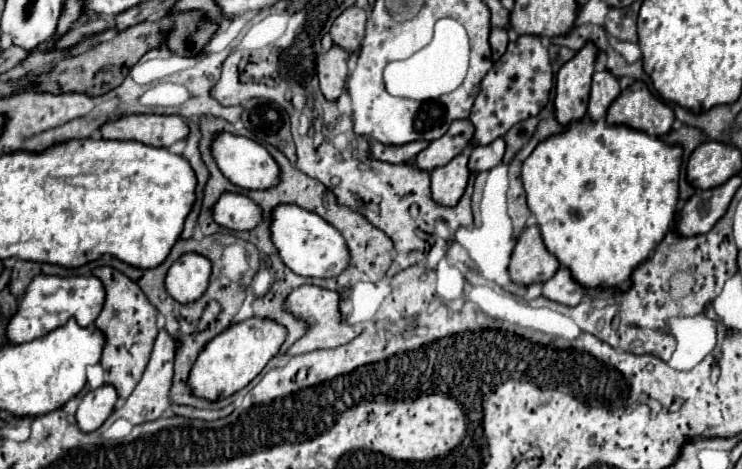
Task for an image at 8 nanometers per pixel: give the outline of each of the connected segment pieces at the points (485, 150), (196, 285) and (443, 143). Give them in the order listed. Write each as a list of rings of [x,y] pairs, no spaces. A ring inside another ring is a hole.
[[[496,139],[492,141],[490,145],[484,145],[484,147],[474,147],[472,153],[470,153],[470,171],[488,171],[492,167],[496,167],[502,157],[504,157],[504,151],[506,151],[506,143],[504,139]]]
[[[182,253],[166,273],[166,289],[178,303],[196,301],[208,287],[210,261],[198,253]]]
[[[468,119],[466,121],[454,121],[450,125],[450,129],[446,131],[446,135],[432,141],[424,151],[418,153],[418,159],[414,161],[414,165],[420,171],[428,171],[428,173],[436,167],[446,165],[448,161],[452,161],[458,153],[462,153],[468,147],[472,133],[474,133],[474,127]]]

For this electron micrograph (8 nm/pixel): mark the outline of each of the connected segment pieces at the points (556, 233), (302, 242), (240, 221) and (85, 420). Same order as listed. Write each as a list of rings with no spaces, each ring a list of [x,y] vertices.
[[[576,121],[568,127],[568,131],[548,137],[546,141],[542,141],[532,155],[524,161],[522,165],[522,181],[524,181],[524,189],[526,189],[526,199],[528,199],[528,207],[532,211],[532,215],[538,219],[538,227],[542,233],[542,241],[546,245],[546,249],[560,261],[562,267],[566,267],[572,275],[572,279],[576,283],[580,283],[586,289],[616,289],[616,291],[628,291],[628,287],[632,285],[632,273],[634,269],[646,261],[650,257],[650,253],[656,249],[656,245],[664,239],[664,235],[670,231],[672,223],[674,223],[674,215],[676,215],[676,203],[678,203],[678,177],[680,177],[680,157],[682,157],[682,149],[680,147],[672,147],[666,145],[664,141],[650,137],[642,131],[618,125],[618,127],[610,127],[610,125],[596,125],[596,123],[582,123]]]
[[[282,203],[272,211],[270,239],[278,249],[282,261],[298,275],[304,277],[336,277],[348,265],[346,241],[338,229],[330,227],[322,217],[298,205]]]
[[[228,193],[220,195],[220,199],[212,207],[212,219],[232,231],[254,229],[260,223],[260,207],[246,195]]]
[[[102,385],[96,391],[90,391],[84,395],[78,411],[76,411],[76,423],[80,431],[92,433],[102,427],[102,423],[110,417],[114,403],[118,395],[112,385]]]

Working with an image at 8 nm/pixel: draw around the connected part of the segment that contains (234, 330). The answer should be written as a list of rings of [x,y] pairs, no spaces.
[[[252,317],[228,327],[218,337],[214,337],[198,355],[188,379],[192,395],[198,395],[206,401],[218,401],[244,389],[278,353],[284,339],[286,339],[286,329],[270,319]]]

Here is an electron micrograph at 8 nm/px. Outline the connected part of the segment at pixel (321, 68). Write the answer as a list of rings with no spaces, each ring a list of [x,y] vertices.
[[[332,45],[332,49],[326,51],[318,61],[318,79],[324,97],[336,101],[344,91],[346,77],[348,77],[348,51],[344,51],[338,45]]]

